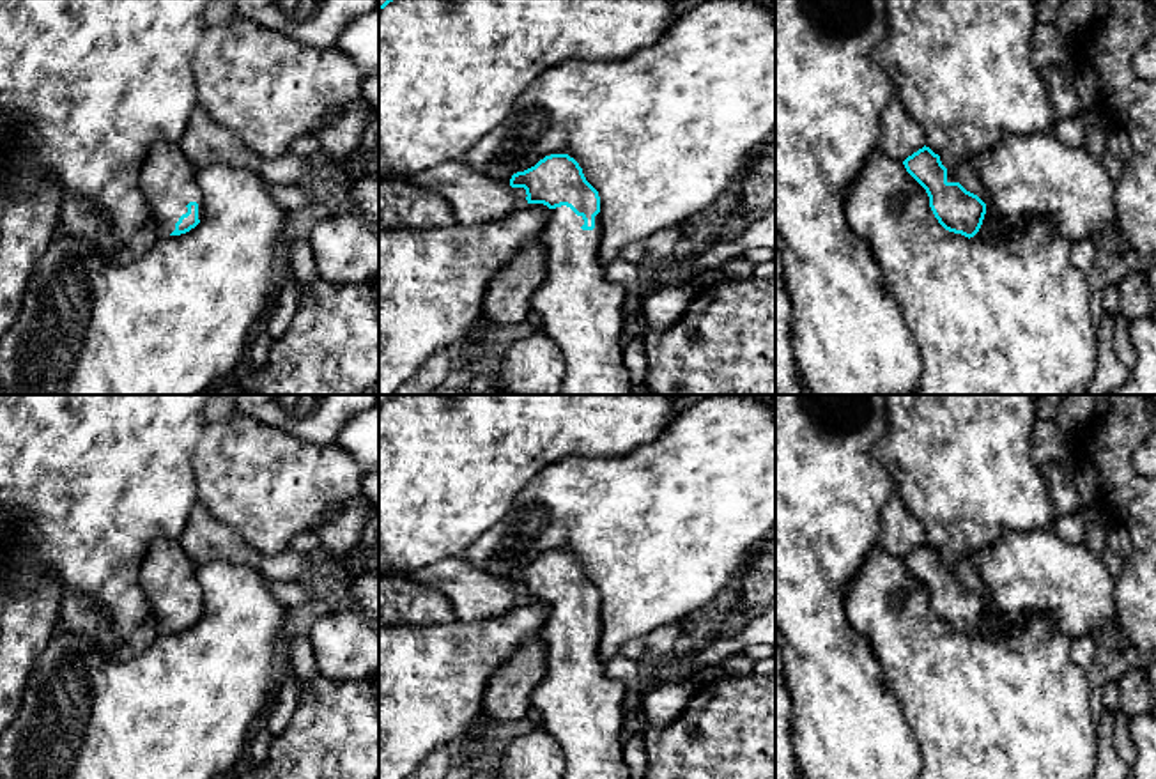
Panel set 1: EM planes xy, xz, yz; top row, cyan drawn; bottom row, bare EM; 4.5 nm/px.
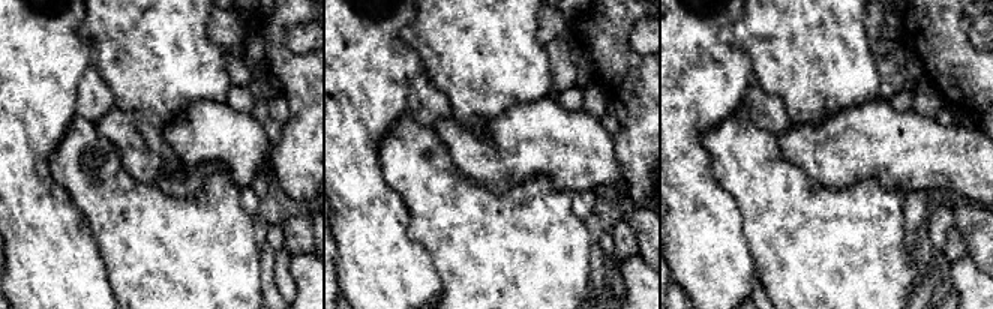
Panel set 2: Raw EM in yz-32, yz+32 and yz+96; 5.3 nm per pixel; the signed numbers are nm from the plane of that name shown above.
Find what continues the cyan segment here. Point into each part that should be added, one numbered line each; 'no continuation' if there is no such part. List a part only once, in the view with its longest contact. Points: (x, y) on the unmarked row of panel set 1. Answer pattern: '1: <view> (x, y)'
1: xz (581, 707)

